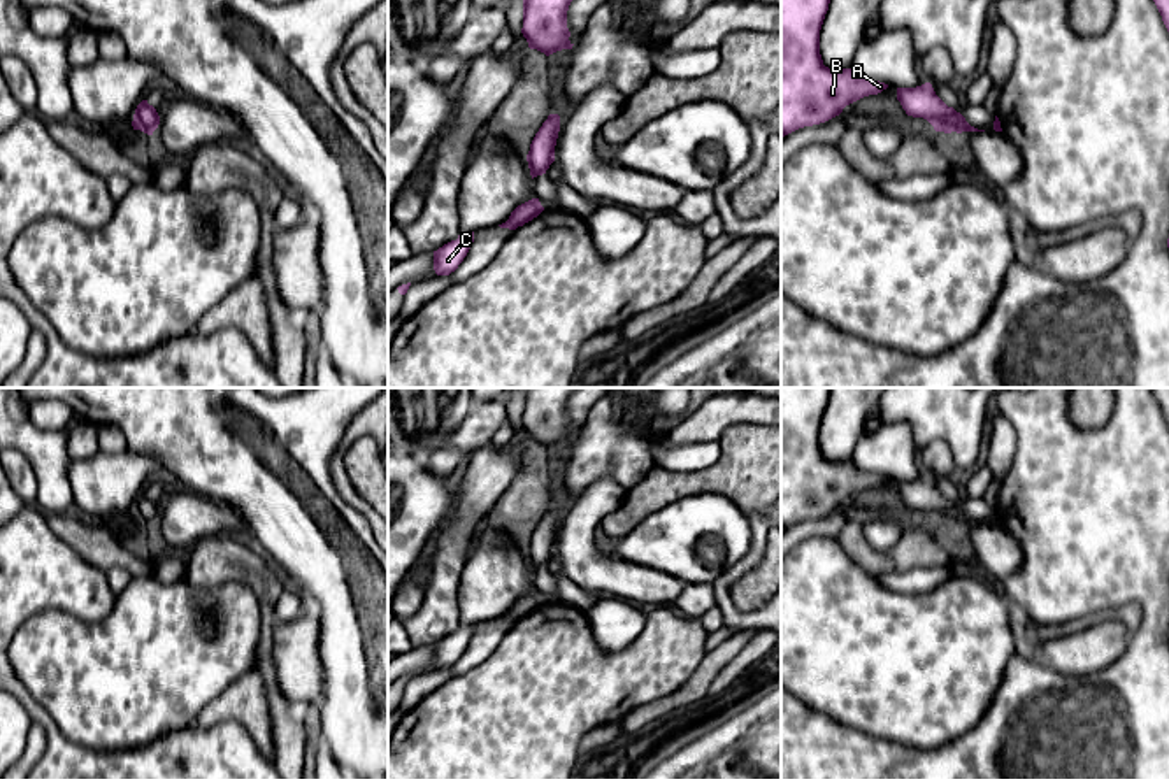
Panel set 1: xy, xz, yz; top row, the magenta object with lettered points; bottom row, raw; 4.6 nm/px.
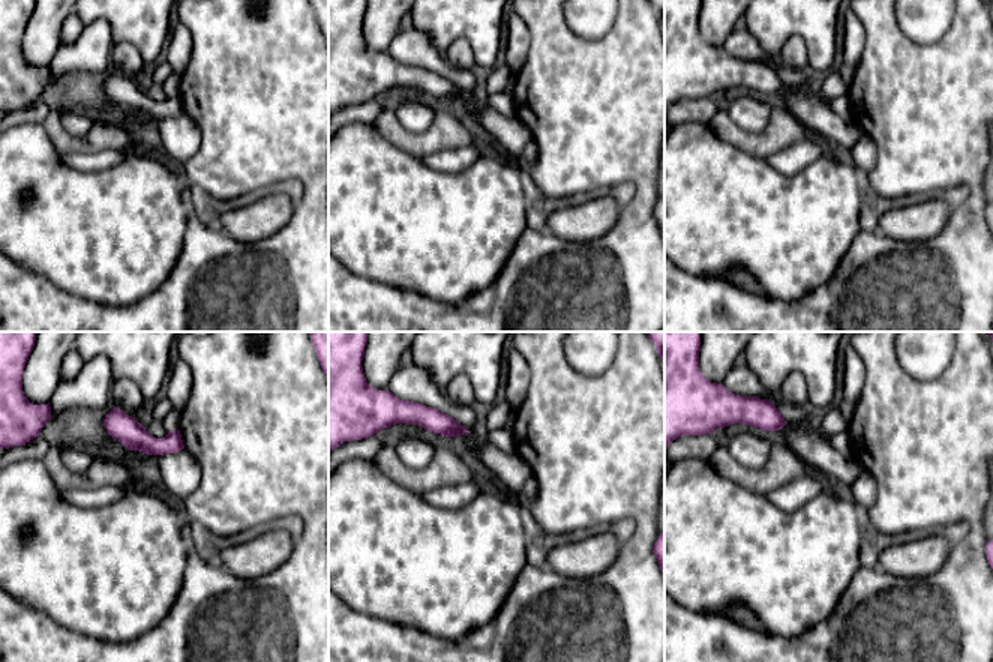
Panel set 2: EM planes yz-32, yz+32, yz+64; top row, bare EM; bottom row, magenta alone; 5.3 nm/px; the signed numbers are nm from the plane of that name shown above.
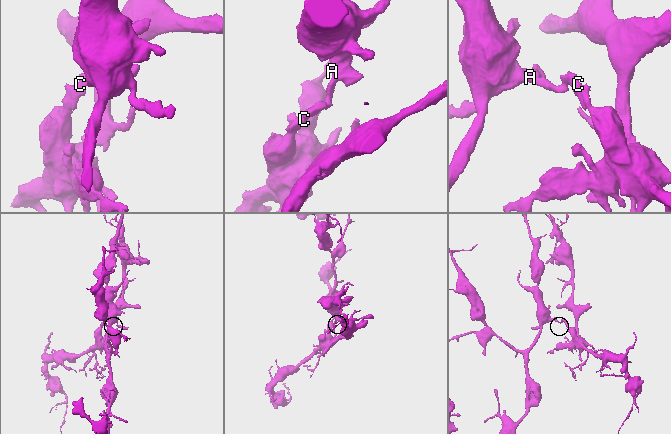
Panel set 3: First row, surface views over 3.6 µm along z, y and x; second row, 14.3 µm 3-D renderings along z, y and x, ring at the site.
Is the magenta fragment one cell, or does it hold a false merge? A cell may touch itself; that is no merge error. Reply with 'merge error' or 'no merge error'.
merge error

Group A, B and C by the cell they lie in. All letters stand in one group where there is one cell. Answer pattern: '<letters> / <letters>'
A B / C

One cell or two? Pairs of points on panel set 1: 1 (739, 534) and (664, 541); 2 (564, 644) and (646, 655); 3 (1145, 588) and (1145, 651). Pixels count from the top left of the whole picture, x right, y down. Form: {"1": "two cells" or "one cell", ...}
{"1": "one cell", "2": "one cell", "3": "one cell"}

